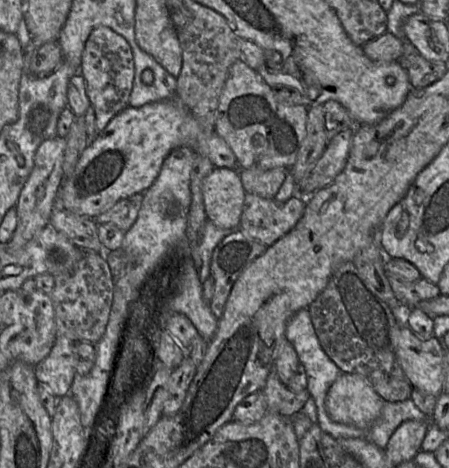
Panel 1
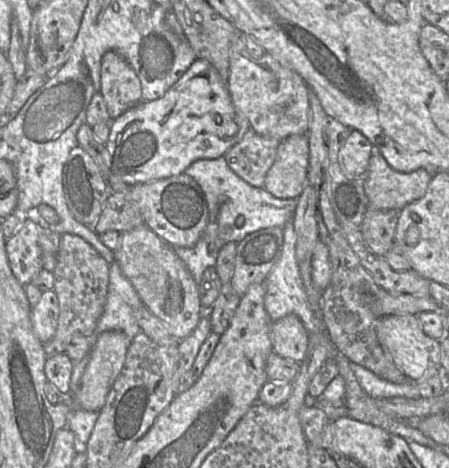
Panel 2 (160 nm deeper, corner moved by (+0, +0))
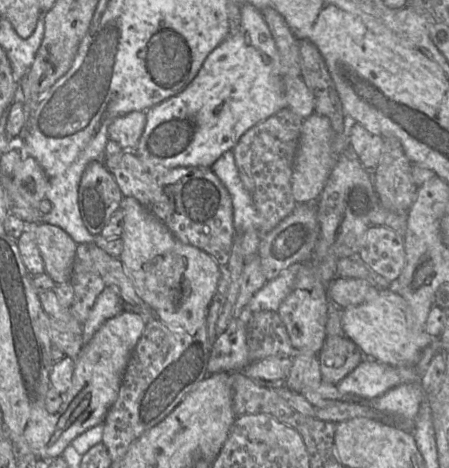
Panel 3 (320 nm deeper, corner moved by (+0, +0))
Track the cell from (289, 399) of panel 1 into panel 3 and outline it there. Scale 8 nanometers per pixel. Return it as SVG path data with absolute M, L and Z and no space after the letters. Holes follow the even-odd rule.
M327 336L318 353L322 381L337 385L363 359L359 346L347 336Z

